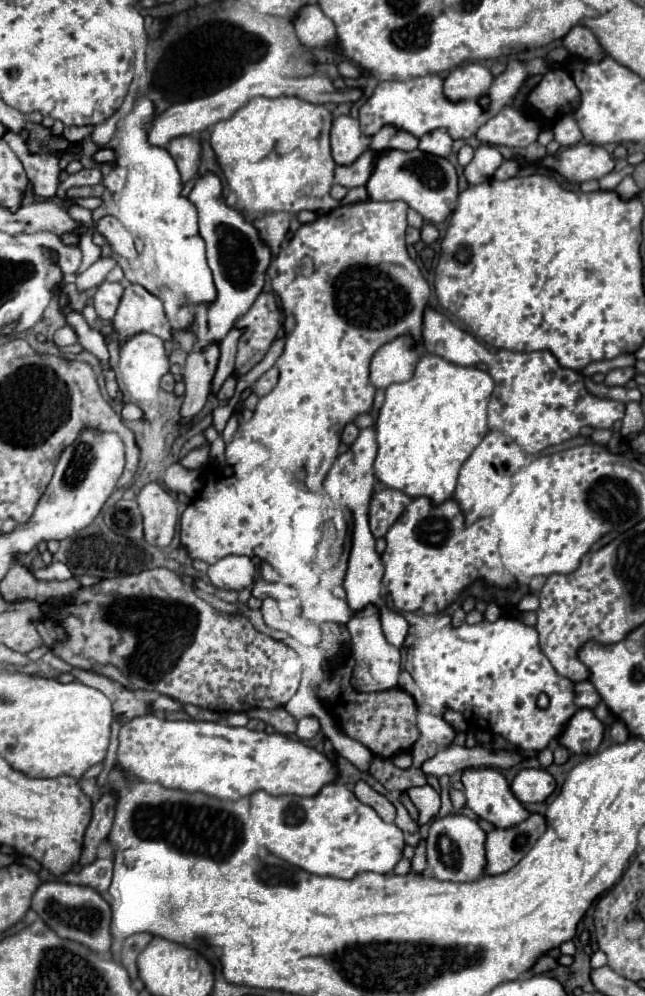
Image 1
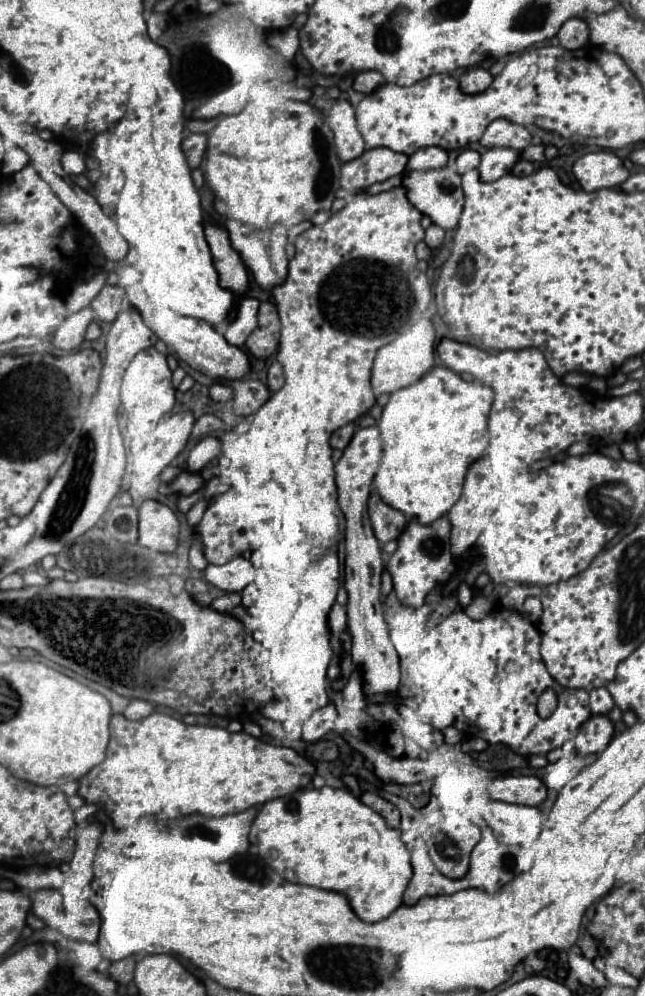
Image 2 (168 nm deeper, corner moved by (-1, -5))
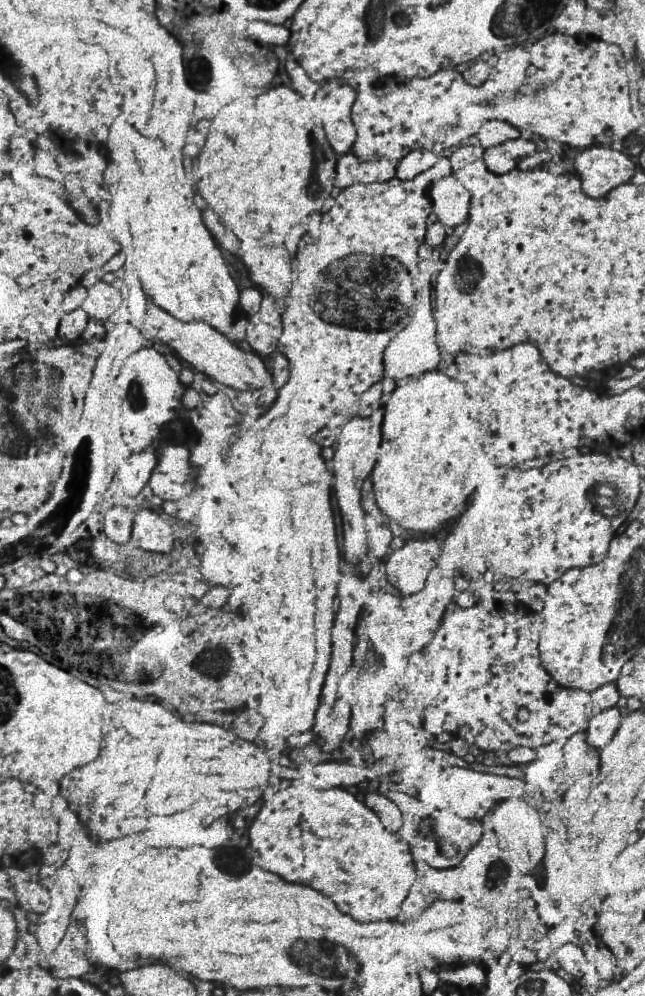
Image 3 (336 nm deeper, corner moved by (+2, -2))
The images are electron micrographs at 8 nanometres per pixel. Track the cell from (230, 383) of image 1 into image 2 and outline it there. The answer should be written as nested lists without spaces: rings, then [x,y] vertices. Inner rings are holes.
[[[213,383],[209,395],[213,401],[229,401],[233,399],[233,389],[227,383]]]

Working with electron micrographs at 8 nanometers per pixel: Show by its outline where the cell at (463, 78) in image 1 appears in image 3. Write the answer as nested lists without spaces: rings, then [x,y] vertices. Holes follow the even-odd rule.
[[[474,62],[474,64],[470,64],[466,70],[462,70],[462,76],[464,76],[464,80],[466,80],[468,84],[478,86],[478,84],[486,82],[488,72],[490,72],[490,66],[488,66],[486,62]]]

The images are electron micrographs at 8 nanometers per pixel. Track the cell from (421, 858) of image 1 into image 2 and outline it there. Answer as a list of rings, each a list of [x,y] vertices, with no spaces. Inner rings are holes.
[[[327,785],[321,789],[309,787],[305,791],[267,801],[253,821],[249,839],[259,847],[259,855],[267,861],[267,865],[271,865],[271,869],[275,869],[281,877],[287,881],[343,893],[357,917],[367,923],[381,921],[393,913],[401,905],[403,891],[413,877],[411,857],[401,841],[401,831],[389,829],[379,813],[363,805],[347,789],[333,789]]]

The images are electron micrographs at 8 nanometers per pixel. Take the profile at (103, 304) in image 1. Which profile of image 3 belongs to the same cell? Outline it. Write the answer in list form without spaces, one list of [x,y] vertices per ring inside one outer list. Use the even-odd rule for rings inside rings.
[[[98,280],[90,290],[88,296],[82,302],[82,310],[98,322],[106,322],[116,308],[122,304],[122,294],[116,286],[106,284],[104,280]]]

